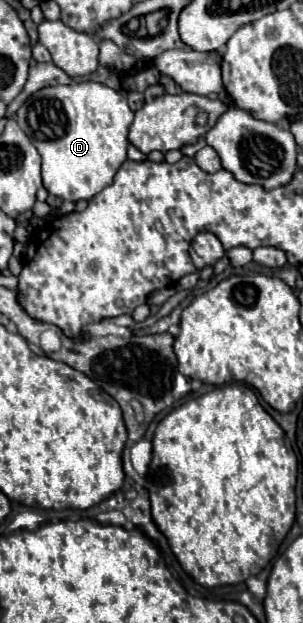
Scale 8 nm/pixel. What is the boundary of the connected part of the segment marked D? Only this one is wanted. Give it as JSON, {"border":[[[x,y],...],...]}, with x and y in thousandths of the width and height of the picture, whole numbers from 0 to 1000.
{"border":[[[277,130],[277,133],[238,133],[238,136],[178,136],[145,140],[119,146],[92,162],[53,178],[53,197],[66,207],[92,217],[106,233],[125,239],[139,252],[139,287],[158,310],[224,319],[224,323],[290,323],[317,310],[330,310],[343,300],[370,297],[370,287],[396,265],[416,258],[416,239],[422,239],[422,204],[436,197],[436,175],[422,172],[416,159],[317,130]]]}

